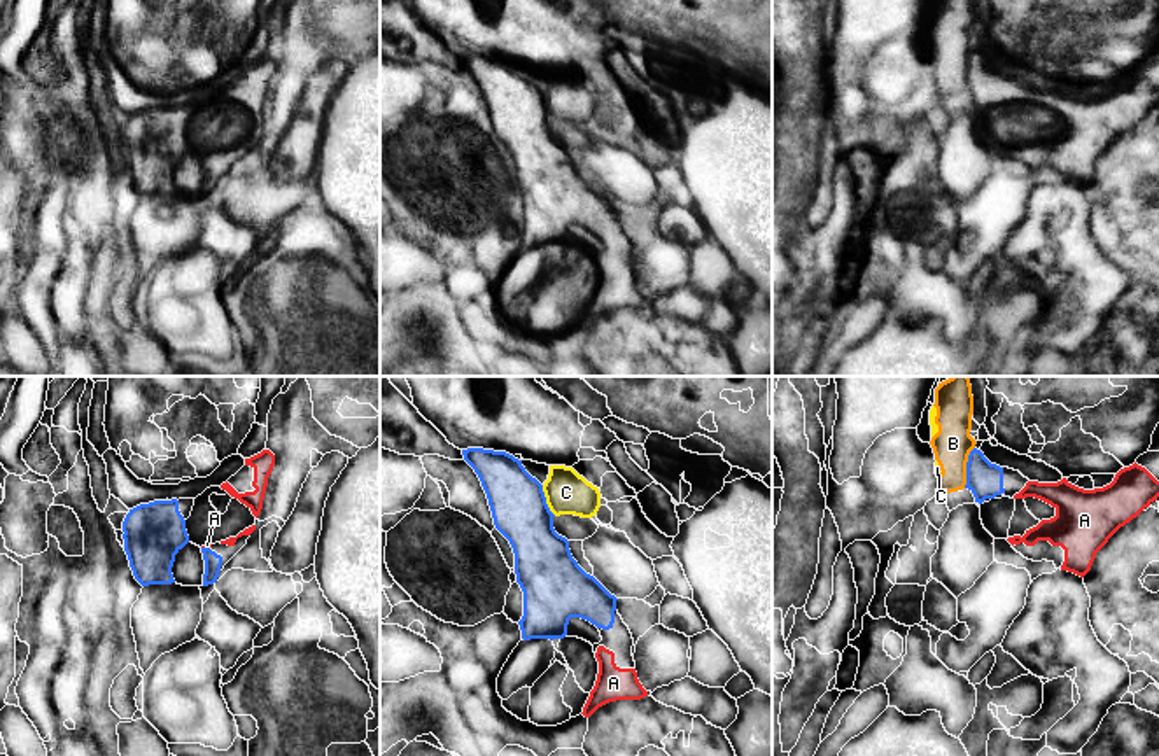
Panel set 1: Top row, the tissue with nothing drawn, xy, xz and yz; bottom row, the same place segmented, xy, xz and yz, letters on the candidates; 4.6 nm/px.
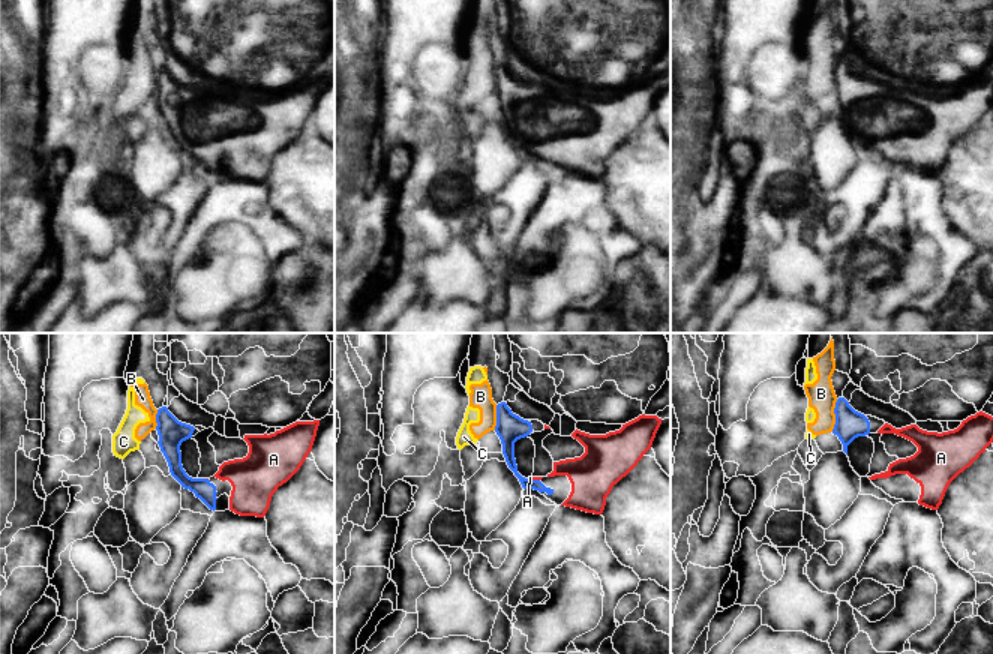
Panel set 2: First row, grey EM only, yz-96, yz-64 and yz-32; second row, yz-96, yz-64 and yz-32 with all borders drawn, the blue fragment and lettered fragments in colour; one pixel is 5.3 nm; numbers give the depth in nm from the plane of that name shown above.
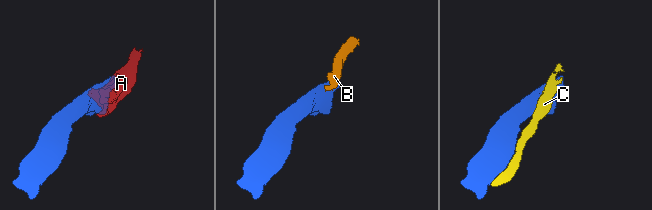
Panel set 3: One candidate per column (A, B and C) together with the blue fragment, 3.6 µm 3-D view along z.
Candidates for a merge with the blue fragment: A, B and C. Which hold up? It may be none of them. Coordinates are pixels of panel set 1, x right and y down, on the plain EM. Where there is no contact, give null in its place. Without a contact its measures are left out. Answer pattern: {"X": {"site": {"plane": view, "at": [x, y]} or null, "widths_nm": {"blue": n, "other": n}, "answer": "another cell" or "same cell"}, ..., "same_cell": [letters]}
{"A": {"site": {"plane": "xy", "at": [205, 156]}, "widths_nm": {"blue": 80, "other": 20}, "answer": "same cell"}, "B": {"site": {"plane": "yz", "at": [967, 76]}, "widths_nm": {"blue": 160, "other": 180}, "answer": "another cell"}, "C": {"site": {"plane": "xz", "at": [545, 109]}, "widths_nm": {"blue": 260, "other": 200}, "answer": "another cell"}, "same_cell": ["A"]}

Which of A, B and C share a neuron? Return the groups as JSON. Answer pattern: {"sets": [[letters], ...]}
{"sets": [["A"], ["B", "C"]]}

